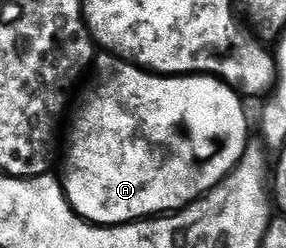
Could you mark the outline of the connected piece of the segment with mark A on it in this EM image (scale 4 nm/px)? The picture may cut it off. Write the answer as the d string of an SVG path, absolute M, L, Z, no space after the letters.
M102 53L96 59L96 72L94 88L86 95L82 108L75 110L74 124L68 127L68 146L64 151L64 163L66 159L66 175L64 174L64 186L68 201L74 207L74 212L90 223L96 223L99 227L121 227L123 223L136 223L151 217L158 217L165 213L177 213L183 207L190 206L219 183L226 180L235 167L242 162L248 154L246 147L250 143L250 119L246 116L246 107L243 96L235 91L229 83L212 75L156 75L152 71L139 67L138 64L123 59L113 53Z

